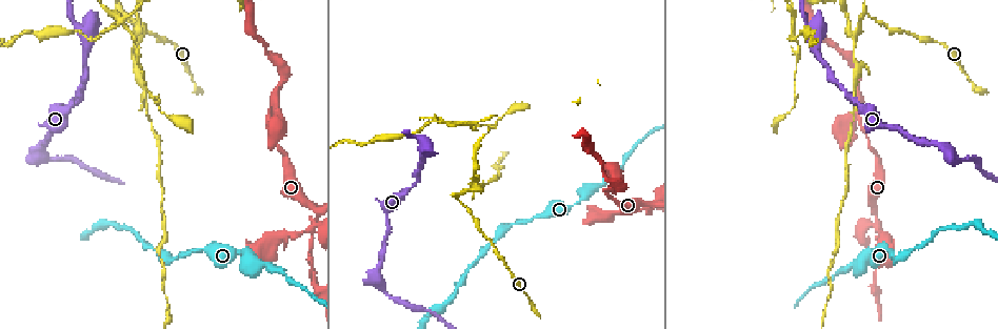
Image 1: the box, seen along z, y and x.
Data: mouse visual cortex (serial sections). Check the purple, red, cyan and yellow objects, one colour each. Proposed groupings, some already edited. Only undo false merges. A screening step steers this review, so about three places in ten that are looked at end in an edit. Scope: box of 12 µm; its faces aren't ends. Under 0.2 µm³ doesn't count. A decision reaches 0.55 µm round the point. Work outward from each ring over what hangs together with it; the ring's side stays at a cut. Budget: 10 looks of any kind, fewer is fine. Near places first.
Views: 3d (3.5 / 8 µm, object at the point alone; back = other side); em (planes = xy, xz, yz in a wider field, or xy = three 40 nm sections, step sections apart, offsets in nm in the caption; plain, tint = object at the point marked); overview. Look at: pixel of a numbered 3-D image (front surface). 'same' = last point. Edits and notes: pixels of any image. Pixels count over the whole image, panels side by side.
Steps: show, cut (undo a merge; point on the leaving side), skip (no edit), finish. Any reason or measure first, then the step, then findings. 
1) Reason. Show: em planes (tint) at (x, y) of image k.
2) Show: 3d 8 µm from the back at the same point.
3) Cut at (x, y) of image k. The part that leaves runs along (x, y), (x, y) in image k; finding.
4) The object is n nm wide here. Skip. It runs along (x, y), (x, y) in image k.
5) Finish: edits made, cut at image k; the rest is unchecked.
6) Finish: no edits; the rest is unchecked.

Sudden change in width. Show: 3d 3.5 µm from the back at (531, 218) of image 1.

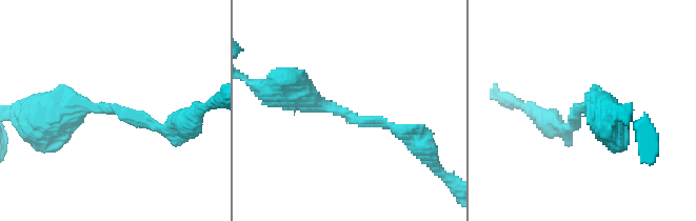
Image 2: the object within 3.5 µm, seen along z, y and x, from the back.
Now the EM. Show: em xy step 2 (tint) at (110, 109) of image 2.

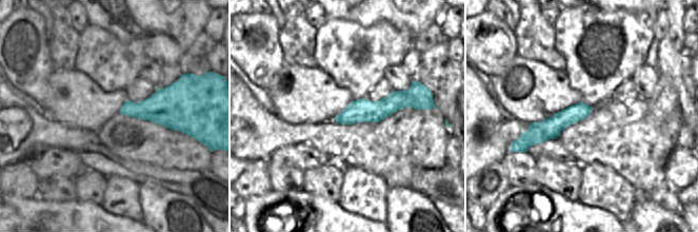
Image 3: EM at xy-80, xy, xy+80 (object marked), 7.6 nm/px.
The arms are 150, 500 nm wide. Skip. It runs along (281, 91), (406, 136) in image 2; continuous, no second cell.

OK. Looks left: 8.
A fork. Show: 3d 3.5 µm at (856, 118) of image 1.

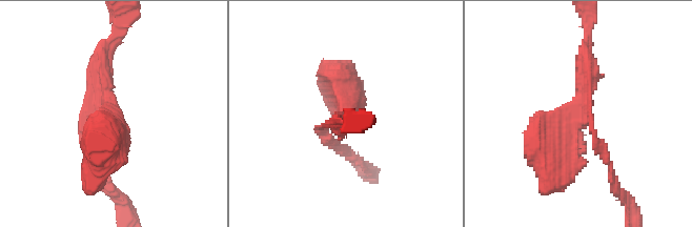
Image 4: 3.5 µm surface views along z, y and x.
3 arms meet here; the arms are 150, 250, 500 nm wide. Show: em xy step 3 (tint) at (585, 116) of image 4.

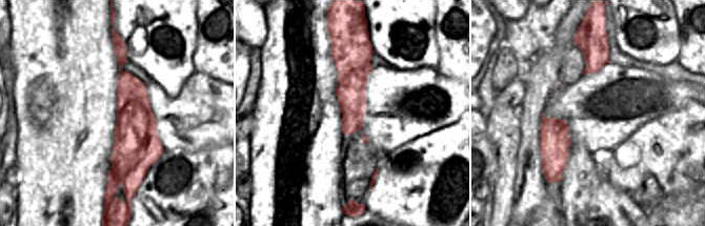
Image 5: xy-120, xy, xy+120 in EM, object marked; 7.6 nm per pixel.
Skip. Continuous, no second cell.

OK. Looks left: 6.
Thin neck. Show: 3d 8 µm at (264, 264) of image 1.

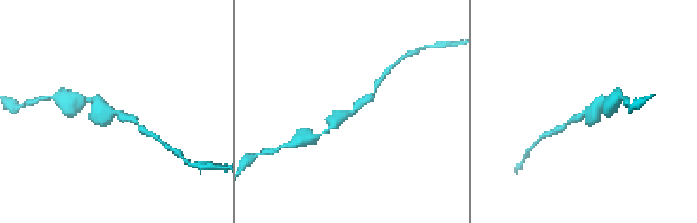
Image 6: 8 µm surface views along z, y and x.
Show: 3d 3.5 µm at (351, 110) of image 6.

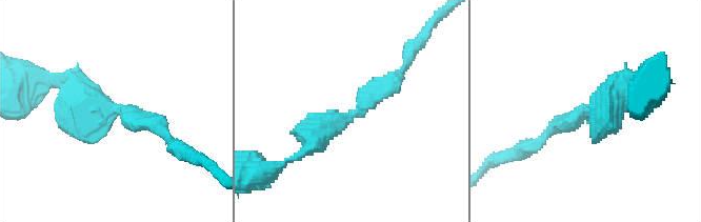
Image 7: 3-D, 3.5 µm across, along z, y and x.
The arms are 200, 400 nm wide; now the EM. Show: em xy step 3 (tint) at (588, 105) of image 7.

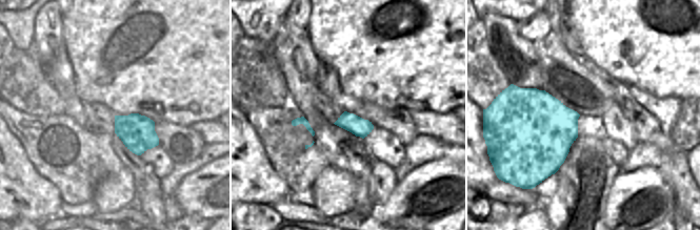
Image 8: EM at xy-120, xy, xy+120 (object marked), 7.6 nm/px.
The object is 140 nm wide here. Skip. It runs along (306, 148), (400, 71) in image 7; one cell here.

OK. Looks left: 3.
Four-way junction. Show: 3d 8 µm at (305, 232) of image 1.

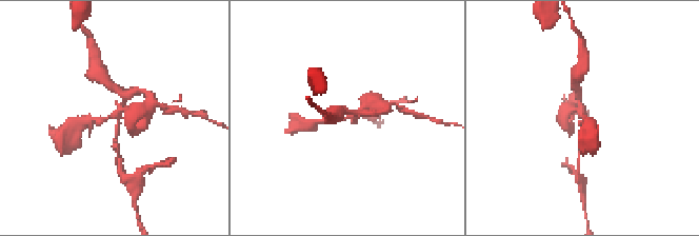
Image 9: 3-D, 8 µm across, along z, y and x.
Show: 3d 3.5 µm at (345, 120) of image 9.

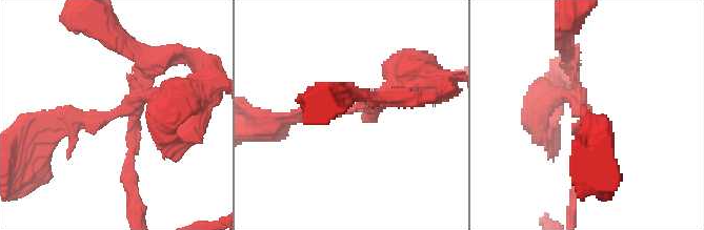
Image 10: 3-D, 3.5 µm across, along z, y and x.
The arms are 150, 150, 200, 200 nm wide. Cut at (554, 127) of image 10. The part that leaves runs along (129, 105), (36, 131) in image 10; two cells meet here.

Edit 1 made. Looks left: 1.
Finish: edits made, cut at image 10; the rest is unchecked.

